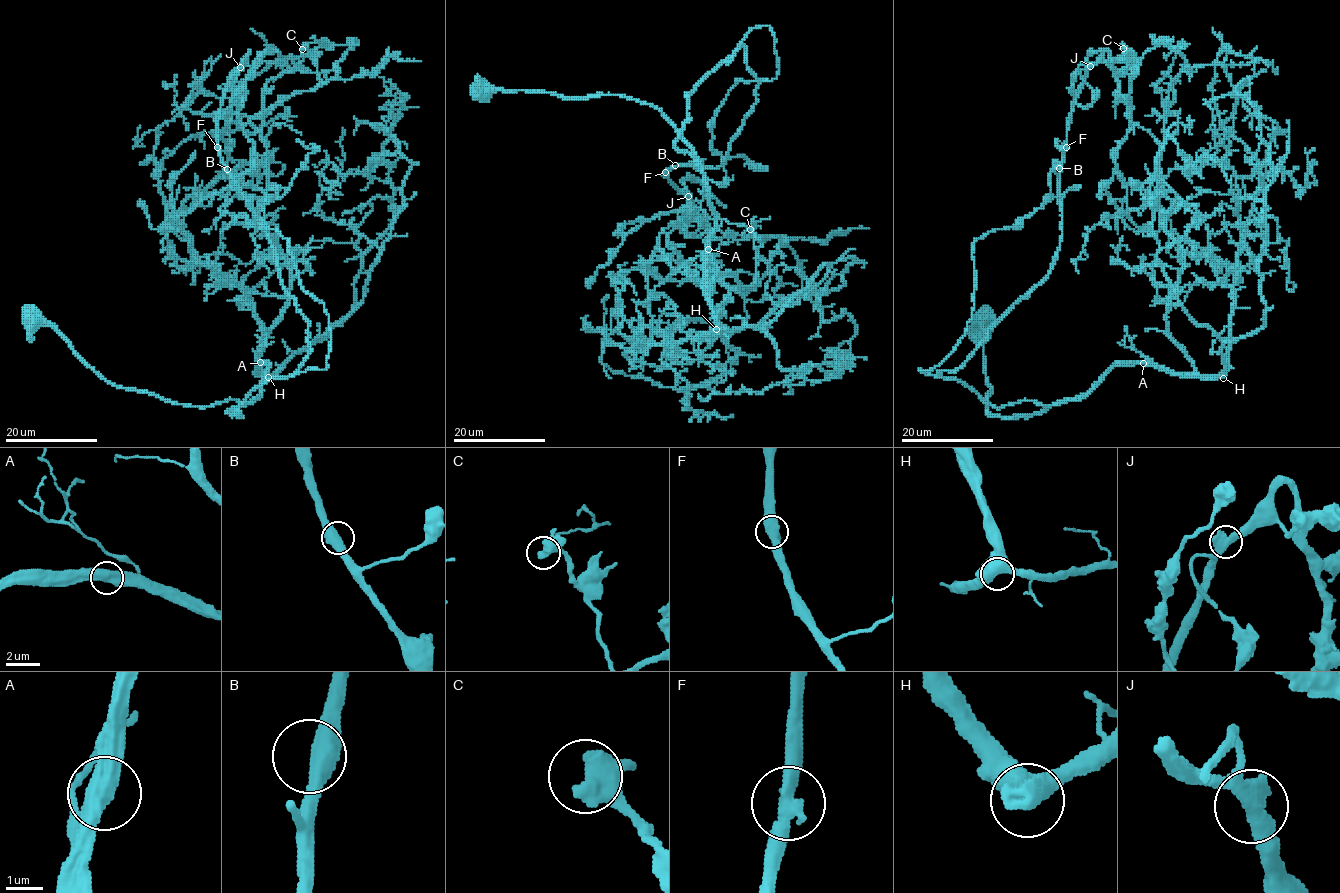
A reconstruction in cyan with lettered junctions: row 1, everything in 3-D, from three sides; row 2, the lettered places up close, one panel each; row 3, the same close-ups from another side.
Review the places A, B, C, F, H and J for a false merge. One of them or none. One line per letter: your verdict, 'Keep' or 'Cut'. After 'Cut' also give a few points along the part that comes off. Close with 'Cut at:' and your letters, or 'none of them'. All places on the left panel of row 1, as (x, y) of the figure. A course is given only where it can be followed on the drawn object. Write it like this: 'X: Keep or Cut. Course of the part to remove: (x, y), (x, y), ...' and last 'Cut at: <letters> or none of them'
A: Keep
B: Keep
C: Keep
F: Keep
H: Keep
J: Keep
Cut at: none of them

